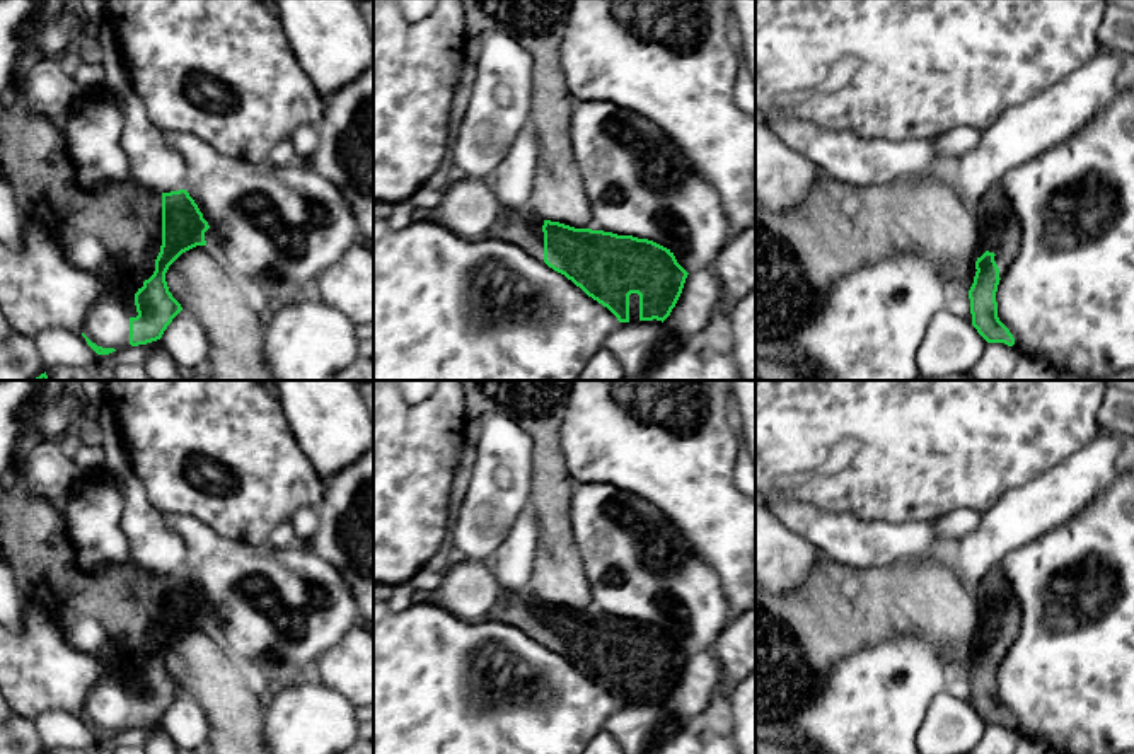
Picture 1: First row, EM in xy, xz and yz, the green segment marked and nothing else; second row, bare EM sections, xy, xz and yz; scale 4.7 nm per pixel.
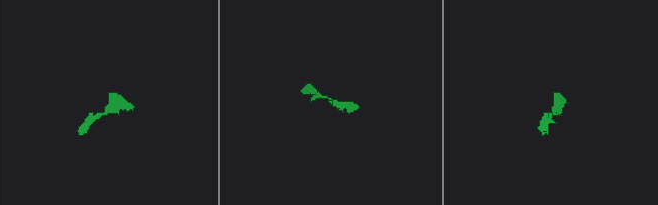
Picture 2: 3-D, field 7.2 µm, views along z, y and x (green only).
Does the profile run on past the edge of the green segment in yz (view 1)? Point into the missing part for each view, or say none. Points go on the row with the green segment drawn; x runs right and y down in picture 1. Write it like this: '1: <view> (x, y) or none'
1: yz (998, 226)

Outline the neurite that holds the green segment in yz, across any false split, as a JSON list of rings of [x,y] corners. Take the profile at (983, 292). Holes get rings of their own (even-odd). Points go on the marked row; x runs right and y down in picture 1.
[[[1001,184],[984,193],[974,215],[977,218],[977,271],[969,290],[972,326],[987,343],[1013,346],[1013,334],[998,317],[996,292],[999,280],[1016,258],[1020,223]]]

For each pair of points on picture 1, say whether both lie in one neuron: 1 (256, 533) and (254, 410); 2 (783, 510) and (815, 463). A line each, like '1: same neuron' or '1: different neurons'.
1: same neuron
2: different neurons

